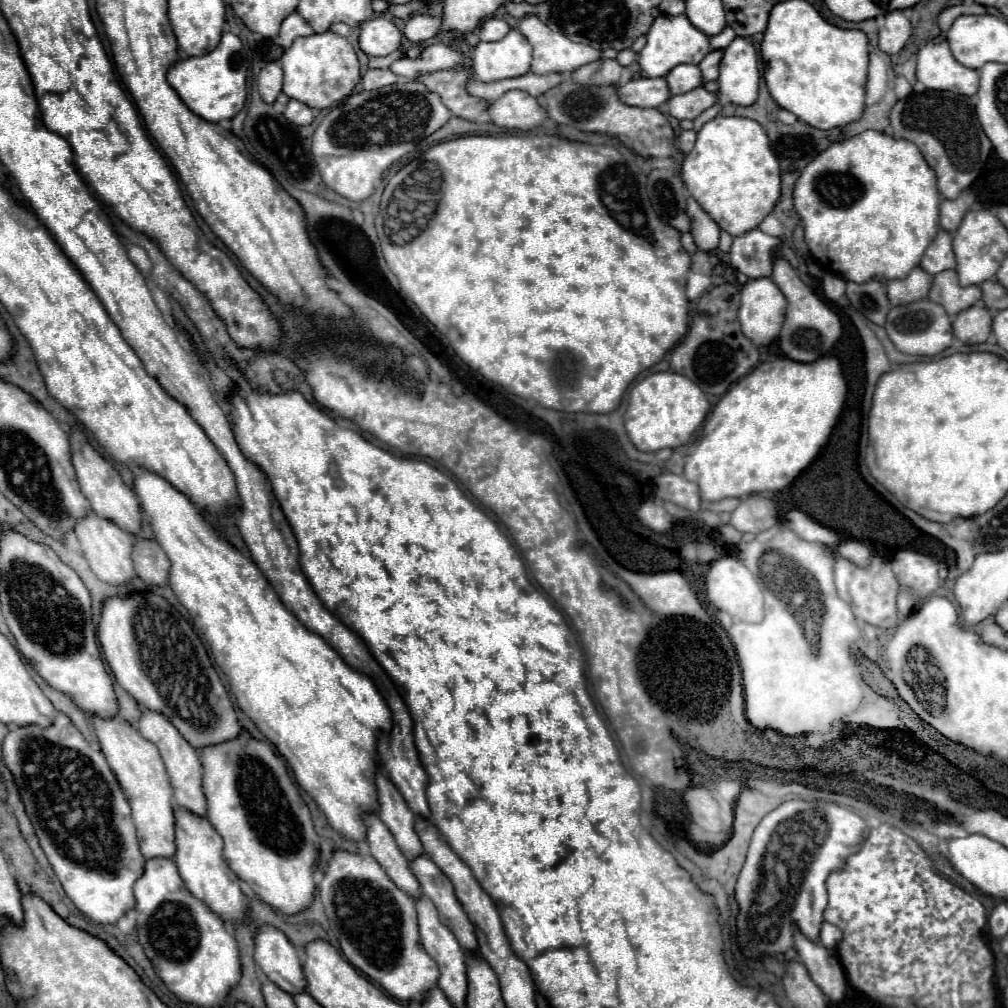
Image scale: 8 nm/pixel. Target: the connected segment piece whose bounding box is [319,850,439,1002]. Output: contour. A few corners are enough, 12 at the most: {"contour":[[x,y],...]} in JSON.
{"contour":[[335,850],[319,896],[347,962],[401,1002],[439,968],[415,900]]}

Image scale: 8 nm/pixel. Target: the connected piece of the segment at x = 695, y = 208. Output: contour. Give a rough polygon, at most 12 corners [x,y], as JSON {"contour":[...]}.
{"contour":[[687,198],[691,234],[699,250],[709,252],[719,244],[717,222]]}

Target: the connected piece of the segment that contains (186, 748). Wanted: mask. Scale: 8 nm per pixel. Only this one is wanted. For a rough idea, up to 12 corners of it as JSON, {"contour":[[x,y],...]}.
{"contour":[[157,712],[137,728],[159,748],[177,806],[205,818],[199,752]]}

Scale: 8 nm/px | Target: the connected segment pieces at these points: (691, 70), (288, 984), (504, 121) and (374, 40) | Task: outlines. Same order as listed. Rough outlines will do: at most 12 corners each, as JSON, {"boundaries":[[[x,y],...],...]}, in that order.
{"boundaries":[[[675,66],[665,78],[671,94],[703,86],[699,66]],[[273,926],[255,938],[259,970],[287,994],[307,990],[293,944]],[[509,90],[489,106],[497,126],[533,130],[549,114],[531,94]],[[375,16],[361,26],[367,56],[387,56],[401,46],[401,30]]]}

